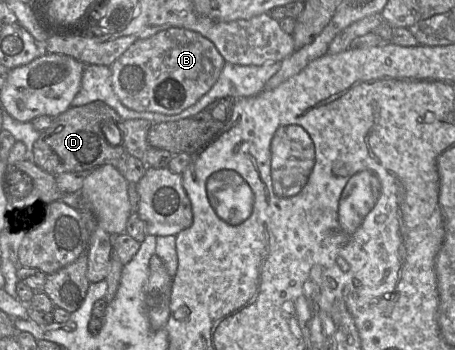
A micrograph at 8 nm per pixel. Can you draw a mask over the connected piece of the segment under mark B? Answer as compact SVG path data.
M173 27L137 40L110 67L113 90L124 106L135 111L174 115L206 94L224 65L224 58L209 39L198 32Z

